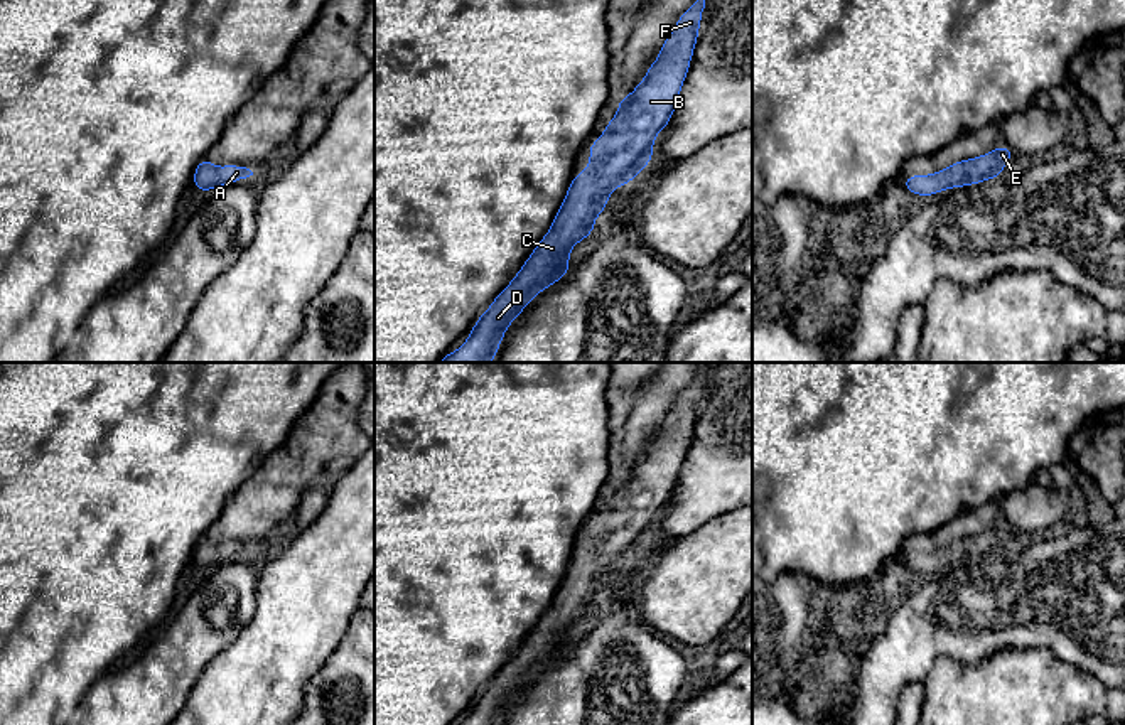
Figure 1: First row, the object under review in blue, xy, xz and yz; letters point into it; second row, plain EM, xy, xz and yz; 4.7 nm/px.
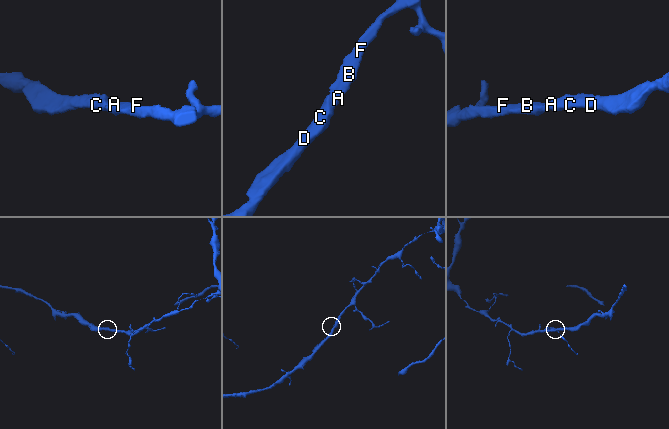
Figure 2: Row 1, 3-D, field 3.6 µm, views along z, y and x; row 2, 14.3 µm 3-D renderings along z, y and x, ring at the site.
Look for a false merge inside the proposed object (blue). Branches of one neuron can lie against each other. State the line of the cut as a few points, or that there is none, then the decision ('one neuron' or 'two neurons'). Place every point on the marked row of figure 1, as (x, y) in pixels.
no cut; one neuron

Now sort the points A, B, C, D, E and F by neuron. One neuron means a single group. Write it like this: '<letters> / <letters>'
A B C D E F

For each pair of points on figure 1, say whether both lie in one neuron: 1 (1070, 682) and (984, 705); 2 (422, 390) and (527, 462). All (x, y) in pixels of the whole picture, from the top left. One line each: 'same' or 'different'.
1: same
2: same

